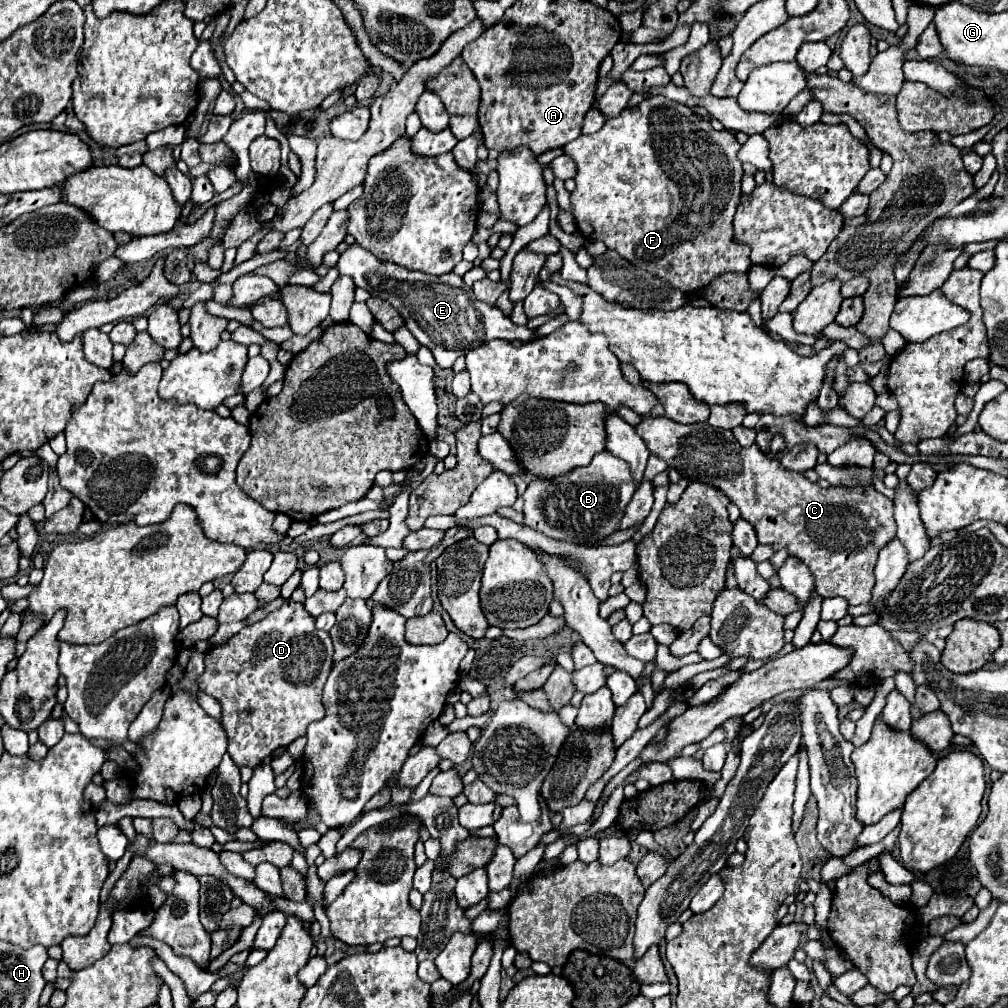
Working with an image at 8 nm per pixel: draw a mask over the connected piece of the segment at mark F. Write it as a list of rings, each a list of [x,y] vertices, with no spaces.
[[[648,96],[646,100],[642,100],[638,106],[634,108],[626,108],[624,112],[620,112],[618,118],[608,120],[596,134],[580,134],[576,140],[572,140],[570,144],[566,144],[564,154],[568,154],[576,166],[578,166],[578,174],[576,174],[576,190],[570,194],[572,198],[572,214],[574,220],[578,224],[578,230],[584,238],[588,240],[600,240],[604,242],[610,250],[616,250],[622,258],[630,260],[632,264],[636,264],[636,268],[648,270],[648,272],[656,272],[662,280],[668,280],[672,286],[680,288],[684,294],[690,292],[698,292],[704,286],[710,284],[712,278],[724,274],[724,272],[748,272],[748,268],[752,266],[750,256],[748,256],[748,248],[744,248],[744,244],[732,244],[732,220],[734,220],[734,212],[736,212],[736,204],[740,200],[740,180],[742,180],[742,162],[736,158],[740,144],[736,140],[736,136],[728,130],[714,130],[706,120],[702,120],[700,116],[696,116],[692,112],[692,108],[678,104],[666,96]]]

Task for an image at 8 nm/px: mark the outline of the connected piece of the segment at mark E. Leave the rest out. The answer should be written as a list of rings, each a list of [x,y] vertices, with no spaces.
[[[360,244],[348,246],[336,264],[340,274],[346,274],[354,280],[358,288],[364,288],[372,296],[378,296],[386,302],[390,302],[406,320],[406,328],[414,334],[414,338],[426,346],[438,368],[452,368],[456,358],[464,356],[464,352],[478,348],[484,342],[490,340],[506,340],[506,342],[528,342],[536,340],[538,334],[526,326],[516,326],[508,316],[502,314],[500,308],[492,308],[490,304],[484,304],[476,300],[470,286],[464,284],[464,280],[456,274],[442,274],[432,276],[424,272],[412,272],[404,270],[396,264],[378,260],[372,252],[362,248]]]

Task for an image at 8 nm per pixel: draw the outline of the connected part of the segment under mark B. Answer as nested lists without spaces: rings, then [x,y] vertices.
[[[604,450],[596,454],[588,466],[576,468],[576,472],[570,472],[568,476],[560,476],[560,480],[532,480],[524,492],[524,522],[554,540],[566,540],[580,546],[594,544],[616,530],[616,522],[620,522],[636,488],[630,466]]]

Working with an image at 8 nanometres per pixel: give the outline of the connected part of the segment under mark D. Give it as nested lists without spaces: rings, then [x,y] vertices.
[[[284,602],[278,610],[270,612],[262,620],[242,628],[226,644],[214,646],[206,652],[206,670],[196,680],[198,688],[222,706],[222,728],[228,738],[228,754],[238,768],[258,766],[280,746],[288,746],[296,738],[306,734],[308,724],[324,718],[322,688],[332,670],[332,640],[328,632],[314,626],[314,618],[308,616],[302,602]]]

